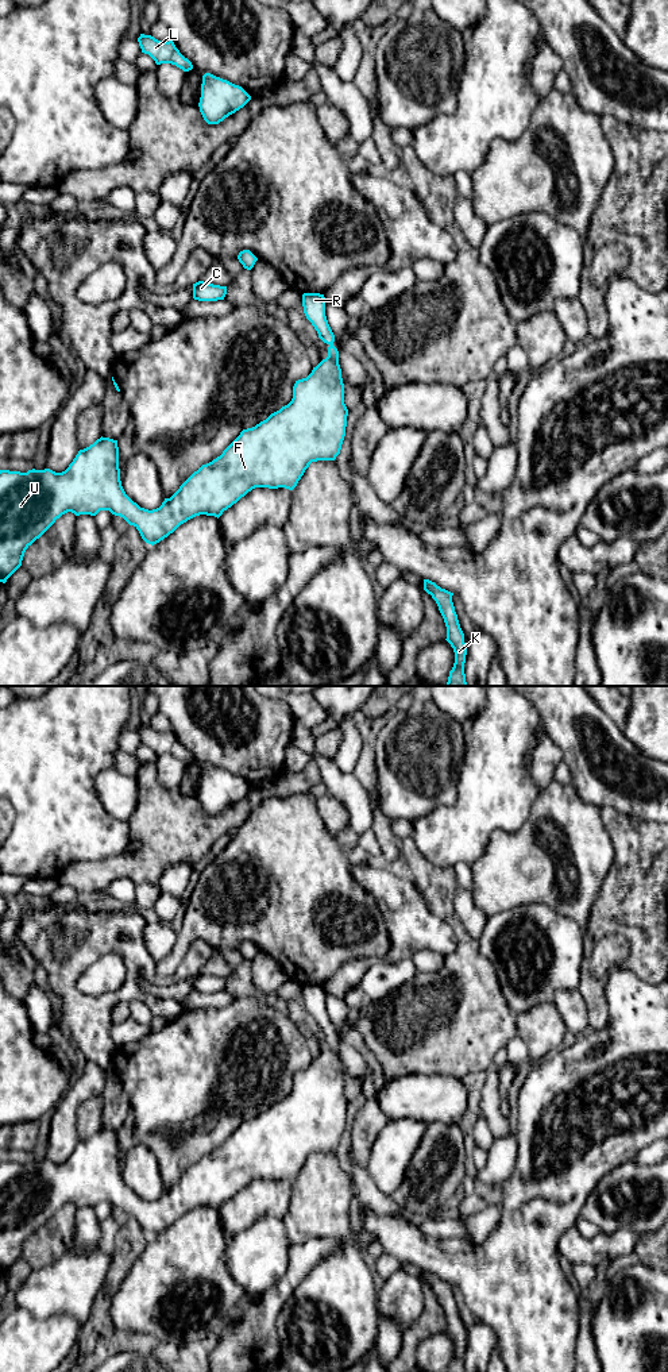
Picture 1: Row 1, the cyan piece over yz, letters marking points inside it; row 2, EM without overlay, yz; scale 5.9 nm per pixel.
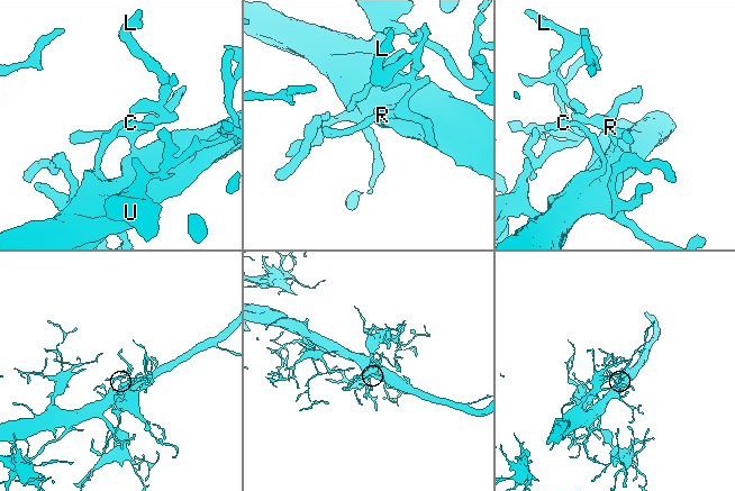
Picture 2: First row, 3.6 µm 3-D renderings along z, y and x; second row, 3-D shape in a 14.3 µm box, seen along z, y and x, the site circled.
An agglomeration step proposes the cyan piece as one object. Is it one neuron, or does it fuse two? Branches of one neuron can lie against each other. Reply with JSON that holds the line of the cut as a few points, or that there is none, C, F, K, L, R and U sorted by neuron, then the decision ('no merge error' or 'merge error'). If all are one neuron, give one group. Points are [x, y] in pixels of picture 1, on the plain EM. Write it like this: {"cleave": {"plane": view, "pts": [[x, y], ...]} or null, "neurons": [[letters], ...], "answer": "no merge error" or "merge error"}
{"cleave": null, "neurons": [["C", "F", "K", "L", "R", "U"]], "answer": "no merge error"}

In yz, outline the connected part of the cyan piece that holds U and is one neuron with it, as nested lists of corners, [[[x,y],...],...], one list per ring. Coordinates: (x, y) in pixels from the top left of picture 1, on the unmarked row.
[[[304,984],[302,998],[318,1029],[329,1037],[328,1048],[306,1070],[296,1072],[287,1097],[255,1118],[243,1121],[220,1148],[194,1163],[159,1199],[140,1199],[126,1186],[120,1172],[117,1132],[109,1129],[101,1128],[80,1141],[62,1164],[50,1160],[27,1164],[0,1161],[0,1273],[7,1273],[22,1257],[26,1241],[67,1203],[96,1207],[100,1202],[109,1202],[134,1217],[142,1230],[154,1237],[196,1207],[219,1210],[255,1179],[293,1182],[312,1153],[335,1152],[341,1141],[348,1107],[339,1043],[325,1007],[324,986]]]

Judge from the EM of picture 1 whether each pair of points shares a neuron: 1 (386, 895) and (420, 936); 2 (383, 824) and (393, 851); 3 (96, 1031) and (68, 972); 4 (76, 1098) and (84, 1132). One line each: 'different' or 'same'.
1: same
2: same
3: same
4: different

